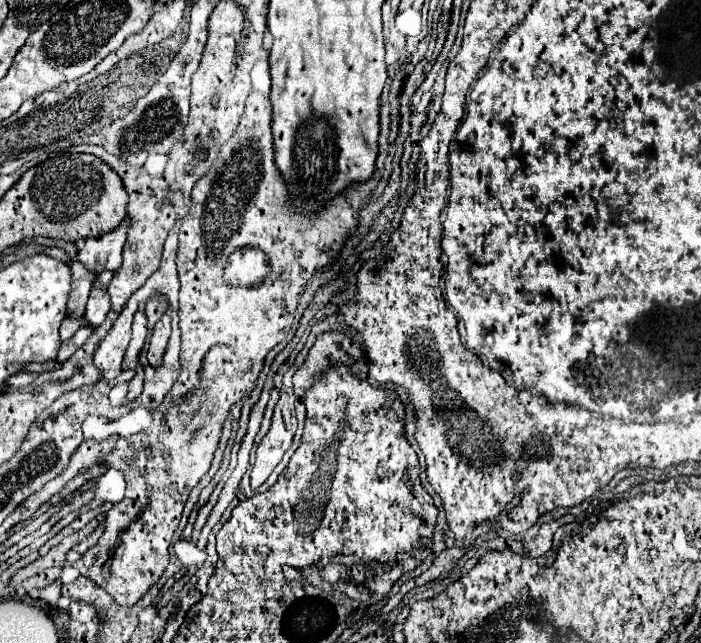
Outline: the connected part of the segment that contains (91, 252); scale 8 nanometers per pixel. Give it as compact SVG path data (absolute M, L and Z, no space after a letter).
M128 219L122 221L116 231L110 231L106 235L98 237L88 237L78 253L78 261L82 261L86 267L94 271L104 271L104 269L120 269L122 265L122 249L128 239Z

